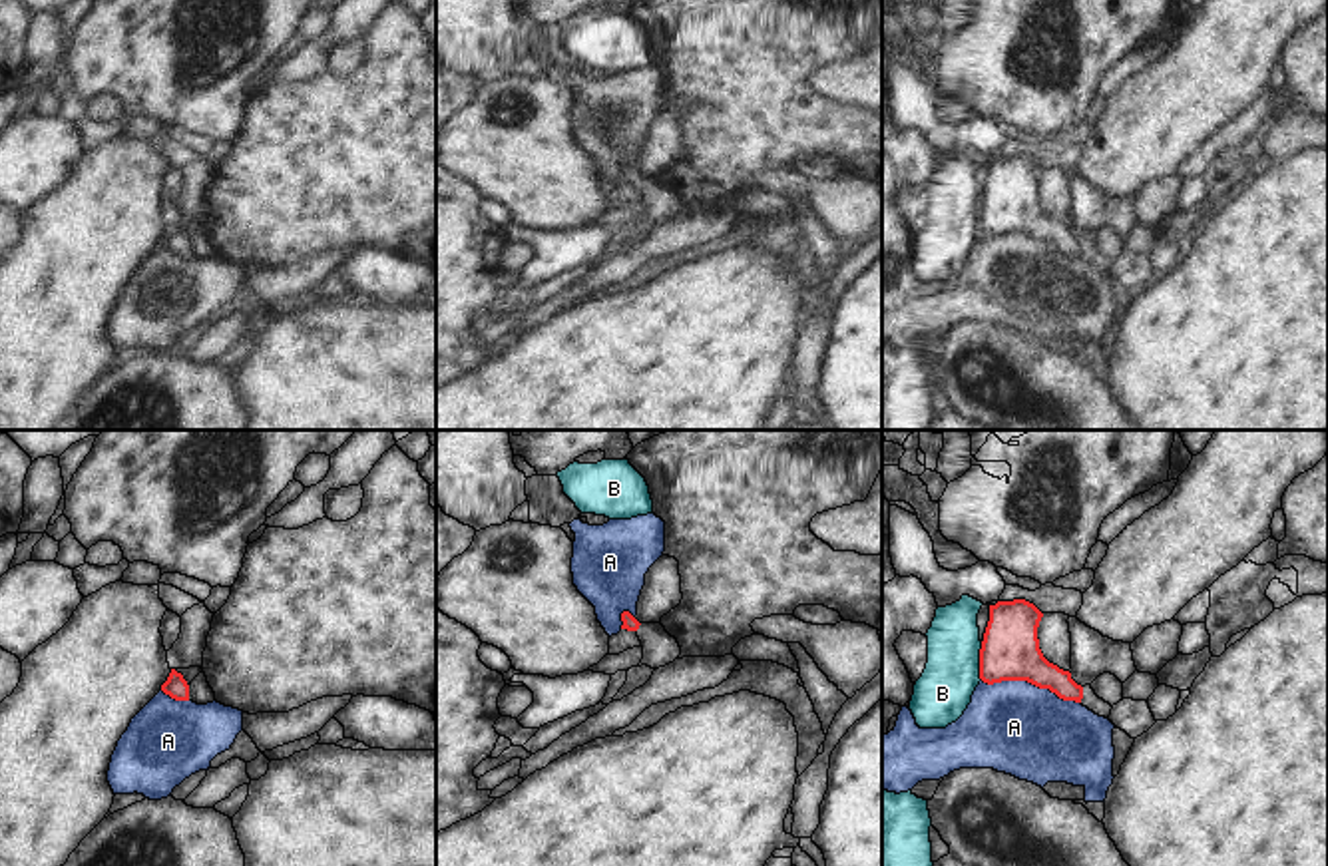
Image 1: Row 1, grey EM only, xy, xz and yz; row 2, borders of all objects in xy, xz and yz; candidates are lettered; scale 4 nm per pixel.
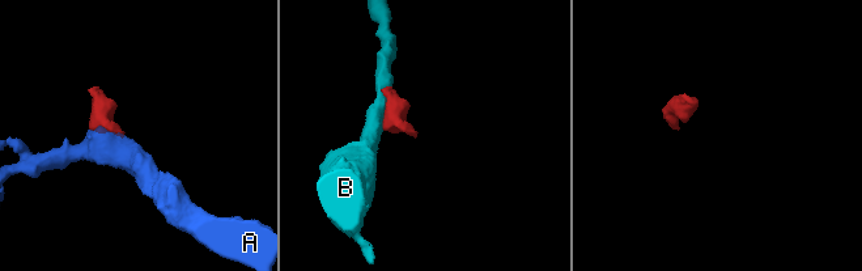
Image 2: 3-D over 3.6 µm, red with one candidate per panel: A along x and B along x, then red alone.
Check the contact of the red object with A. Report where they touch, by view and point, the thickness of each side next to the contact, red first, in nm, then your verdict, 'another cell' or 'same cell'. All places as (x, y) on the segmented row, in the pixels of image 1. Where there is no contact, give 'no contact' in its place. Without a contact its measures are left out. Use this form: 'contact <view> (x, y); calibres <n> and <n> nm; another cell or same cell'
contact yz (1032, 683); calibres 240 and 380 nm; another cell

